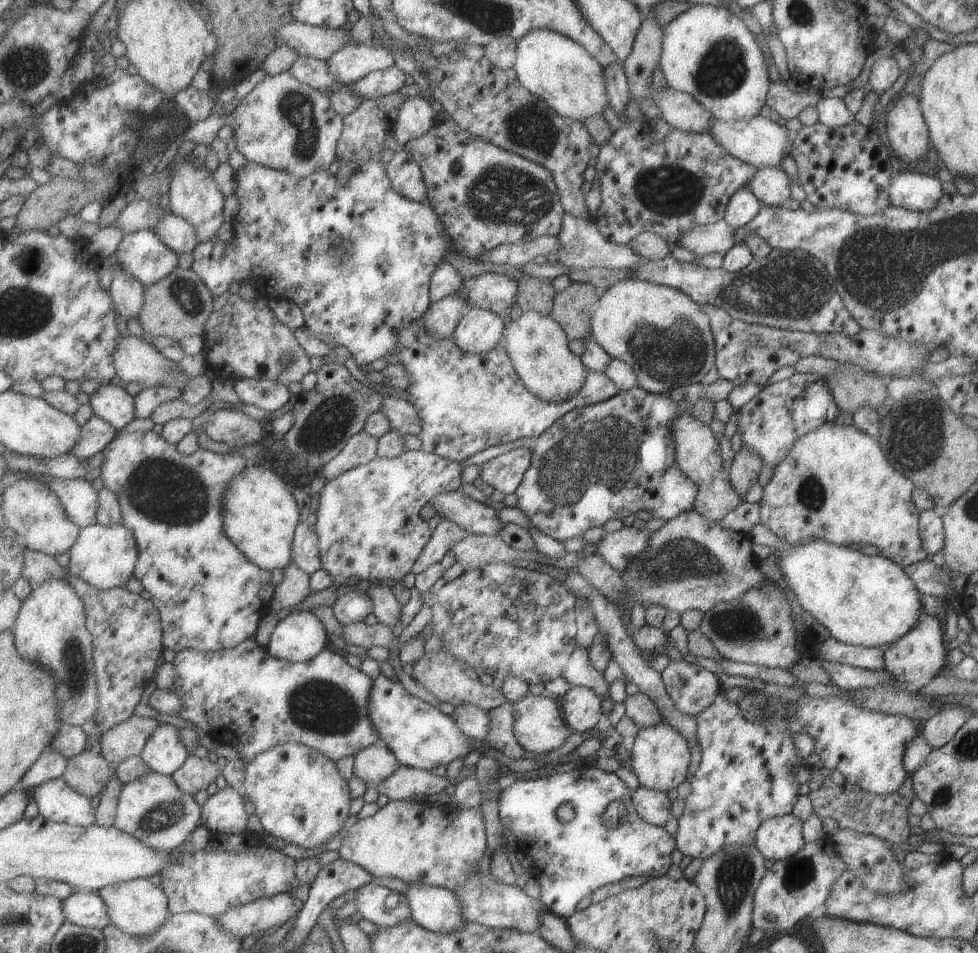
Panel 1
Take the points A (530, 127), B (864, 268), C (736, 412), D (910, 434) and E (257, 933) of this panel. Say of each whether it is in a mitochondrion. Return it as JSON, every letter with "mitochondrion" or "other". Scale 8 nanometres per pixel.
{"A":"mitochondrion","B":"mitochondrion","C":"other","D":"mitochondrion","E":"other"}

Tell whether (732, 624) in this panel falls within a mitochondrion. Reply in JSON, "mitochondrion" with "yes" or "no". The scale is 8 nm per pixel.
{"mitochondrion":"yes"}

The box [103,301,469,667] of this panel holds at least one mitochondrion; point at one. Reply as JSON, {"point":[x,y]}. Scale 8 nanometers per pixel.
{"point":[169,494]}

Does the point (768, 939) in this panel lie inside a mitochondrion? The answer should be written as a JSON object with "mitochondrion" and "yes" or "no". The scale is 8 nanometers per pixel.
{"mitochondrion":"no"}

